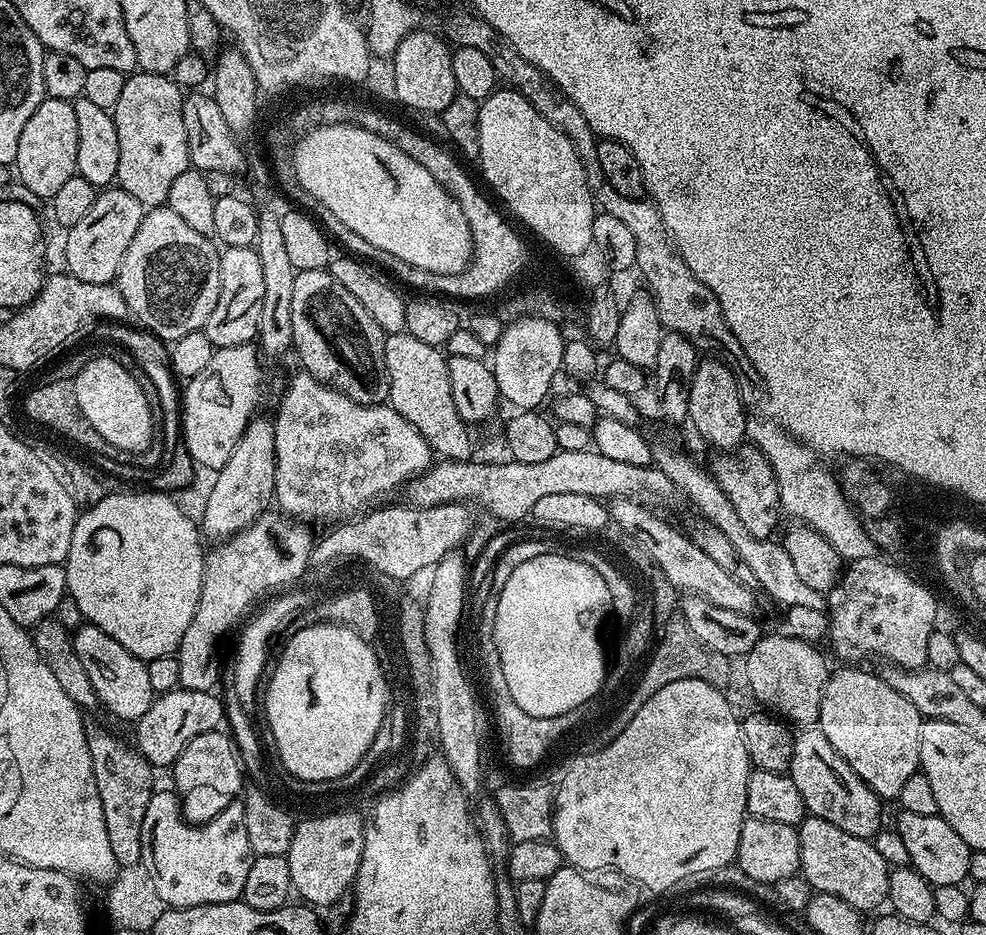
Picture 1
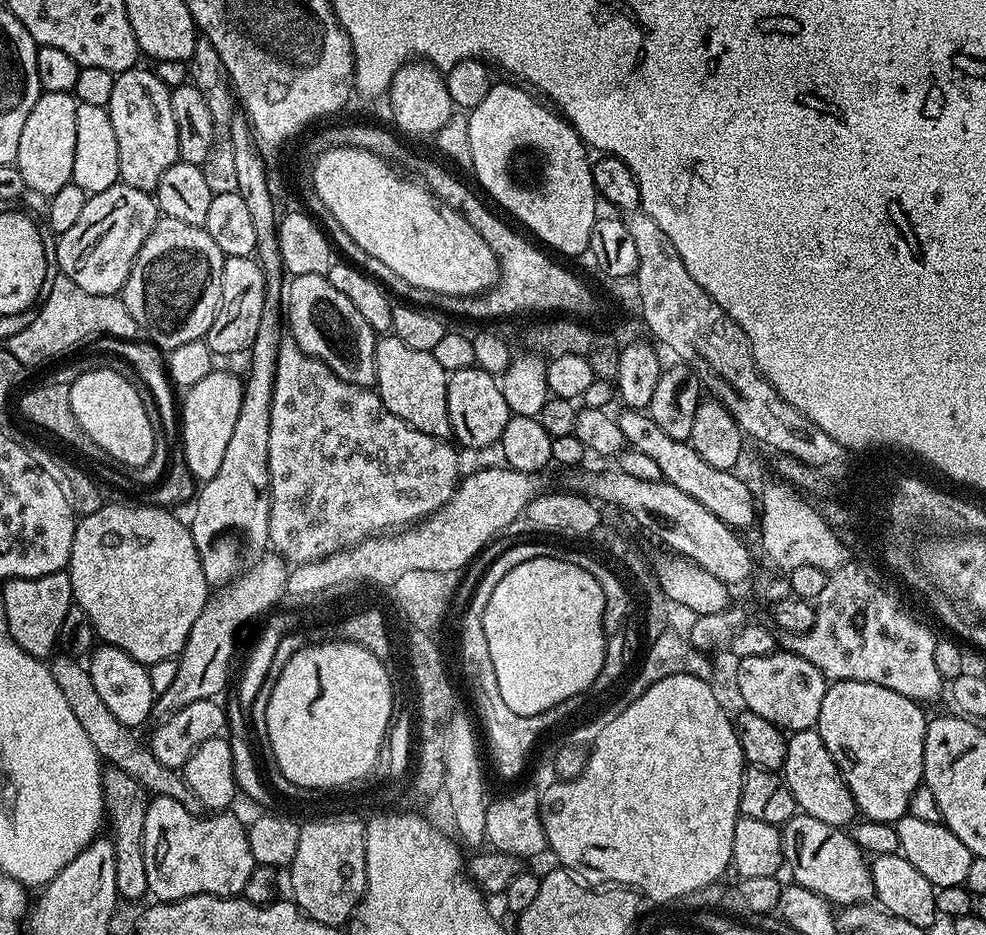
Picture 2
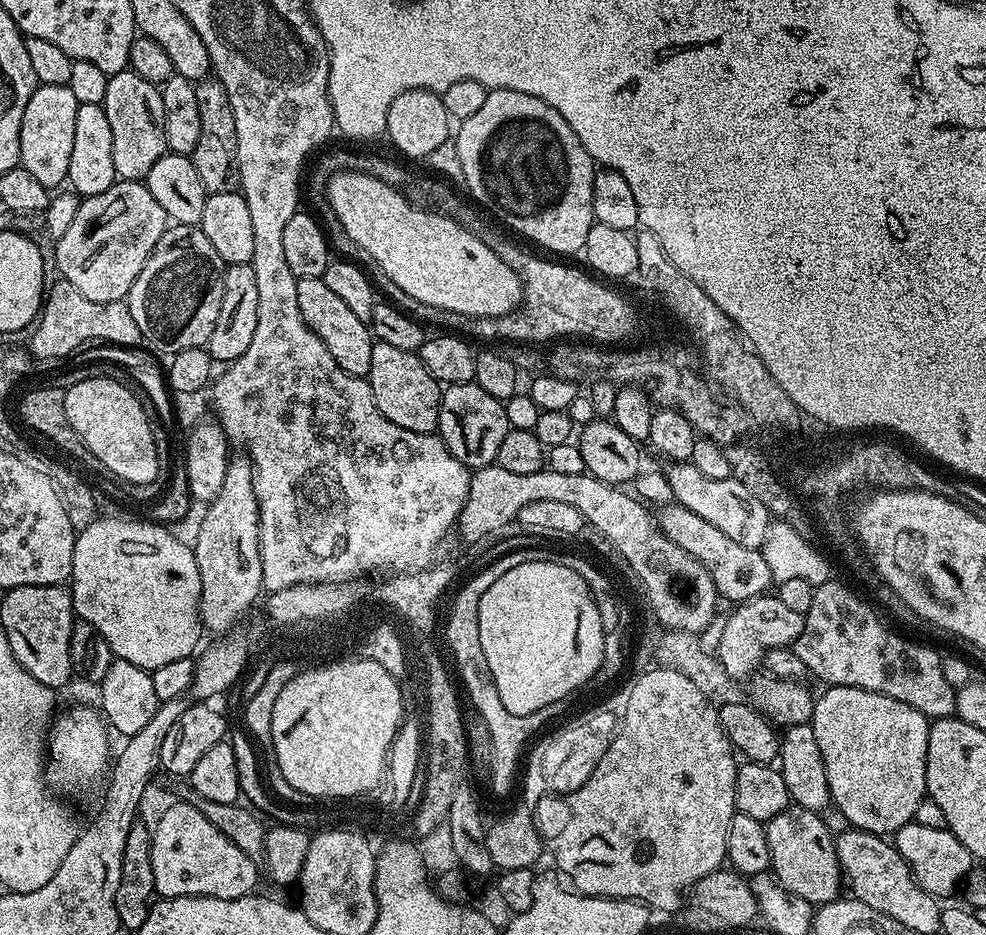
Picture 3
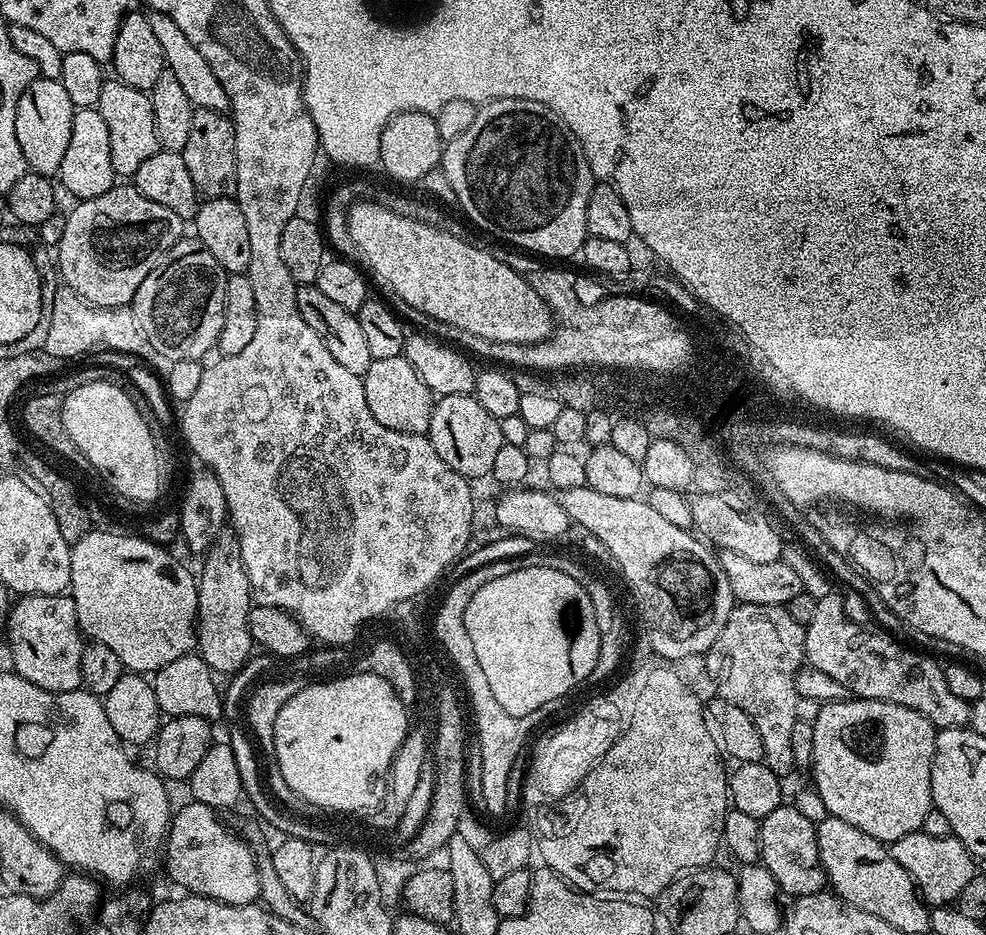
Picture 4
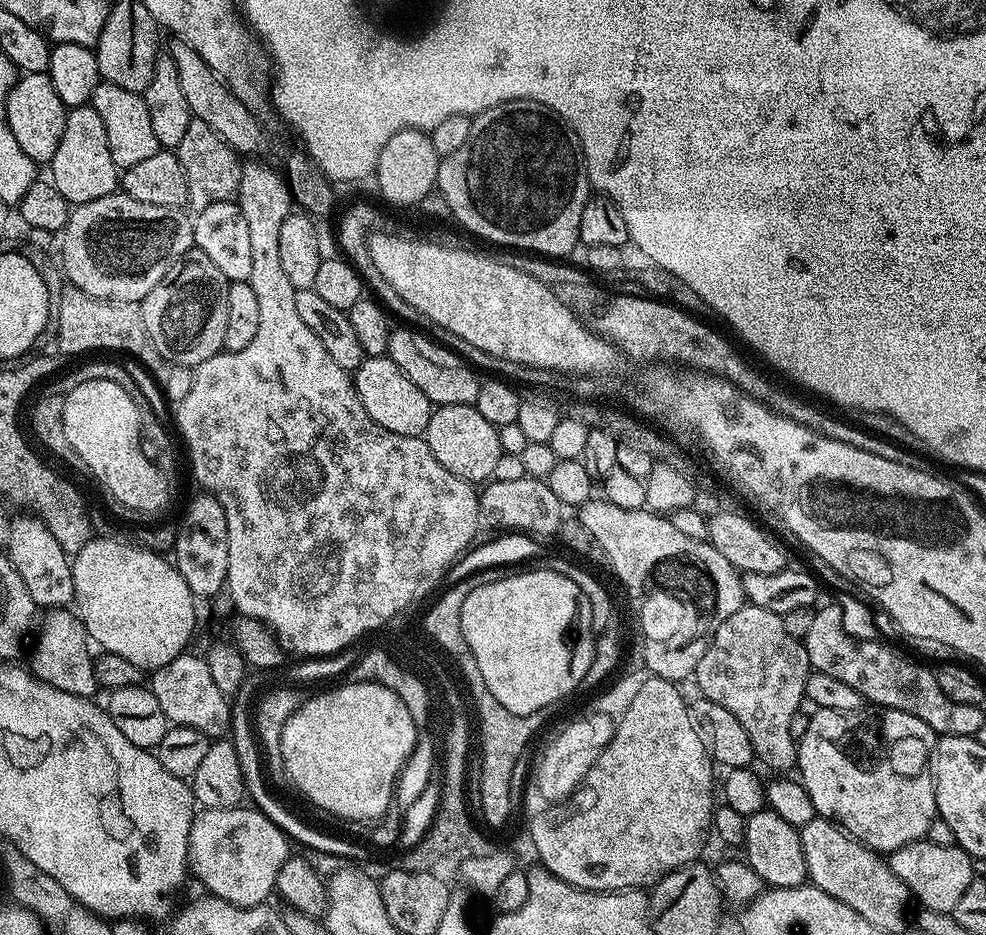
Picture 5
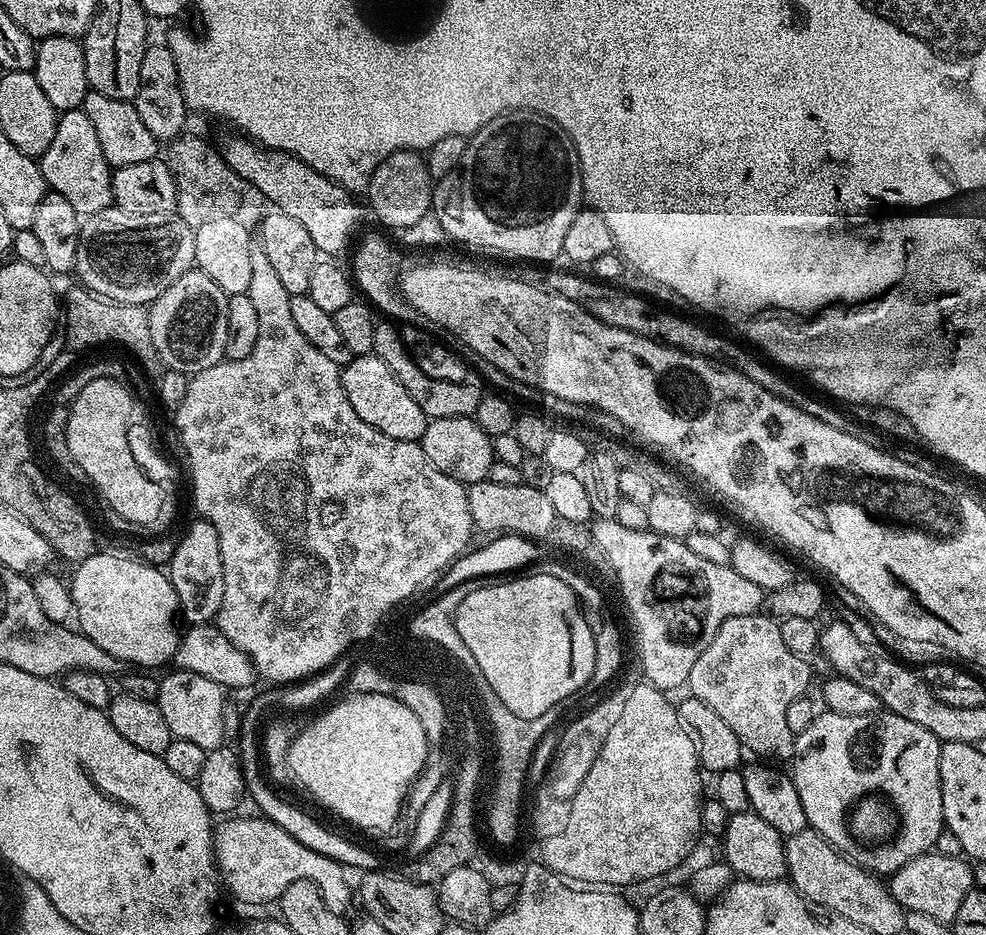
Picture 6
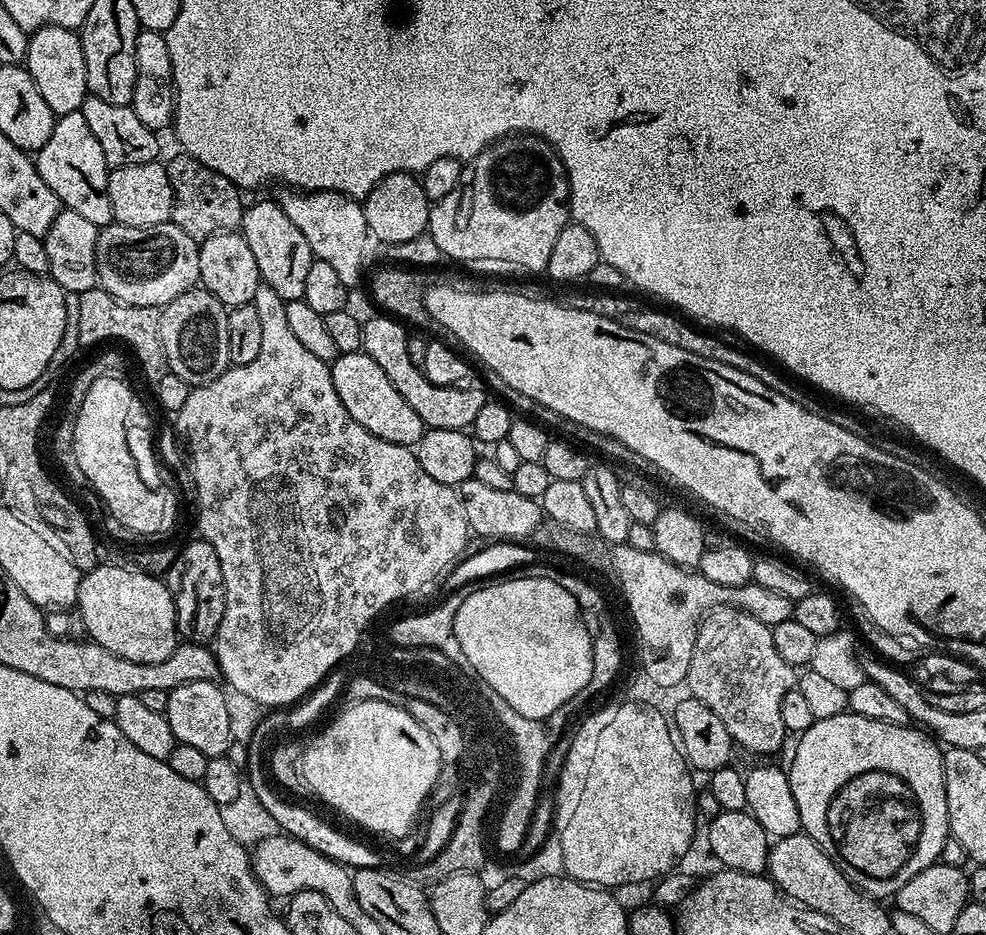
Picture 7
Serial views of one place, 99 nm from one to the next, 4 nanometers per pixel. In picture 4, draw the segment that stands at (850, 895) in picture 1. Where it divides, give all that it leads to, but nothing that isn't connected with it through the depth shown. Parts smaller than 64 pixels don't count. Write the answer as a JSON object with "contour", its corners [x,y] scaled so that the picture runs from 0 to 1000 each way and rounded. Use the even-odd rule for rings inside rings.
{"contour":[[[792,859],[791,863],[771,878],[773,892],[773,913],[771,919],[777,930],[785,939],[792,955],[800,954],[800,959],[820,958],[837,953],[838,938],[836,927],[832,925],[828,881],[816,871],[810,868],[802,859]]]}

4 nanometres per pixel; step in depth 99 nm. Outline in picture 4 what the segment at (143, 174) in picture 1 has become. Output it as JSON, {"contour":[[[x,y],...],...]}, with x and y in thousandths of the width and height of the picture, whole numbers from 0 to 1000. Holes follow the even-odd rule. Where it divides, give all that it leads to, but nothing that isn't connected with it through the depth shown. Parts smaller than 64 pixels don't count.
{"contour":[[[110,83],[103,92],[103,101],[99,101],[96,116],[103,122],[108,139],[112,139],[114,181],[119,189],[137,189],[140,178],[144,178],[148,169],[156,169],[156,165],[163,161],[160,143],[156,139],[156,113],[153,102],[123,86]]]}

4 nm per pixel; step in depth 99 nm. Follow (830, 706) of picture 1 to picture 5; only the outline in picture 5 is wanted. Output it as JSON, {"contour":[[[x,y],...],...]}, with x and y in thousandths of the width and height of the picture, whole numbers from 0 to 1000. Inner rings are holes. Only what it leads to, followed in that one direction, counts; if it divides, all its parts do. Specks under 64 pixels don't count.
{"contour":[[[877,756],[871,761],[855,761],[854,759],[838,759],[837,757],[828,757],[825,766],[817,770],[817,785],[809,788],[807,797],[807,821],[809,822],[809,834],[814,839],[817,849],[822,851],[825,858],[828,872],[843,877],[844,880],[852,882],[861,894],[877,903],[886,911],[900,913],[919,905],[928,898],[936,898],[943,888],[943,879],[951,875],[949,867],[949,846],[945,835],[945,803],[949,800],[950,786],[945,782],[935,768],[927,768],[927,764],[919,764],[915,759],[894,756]]]}

